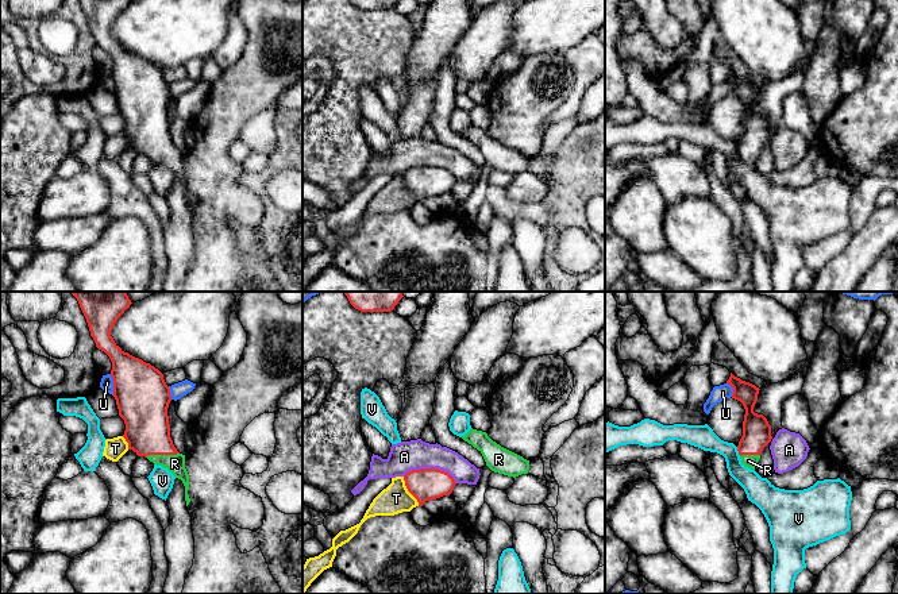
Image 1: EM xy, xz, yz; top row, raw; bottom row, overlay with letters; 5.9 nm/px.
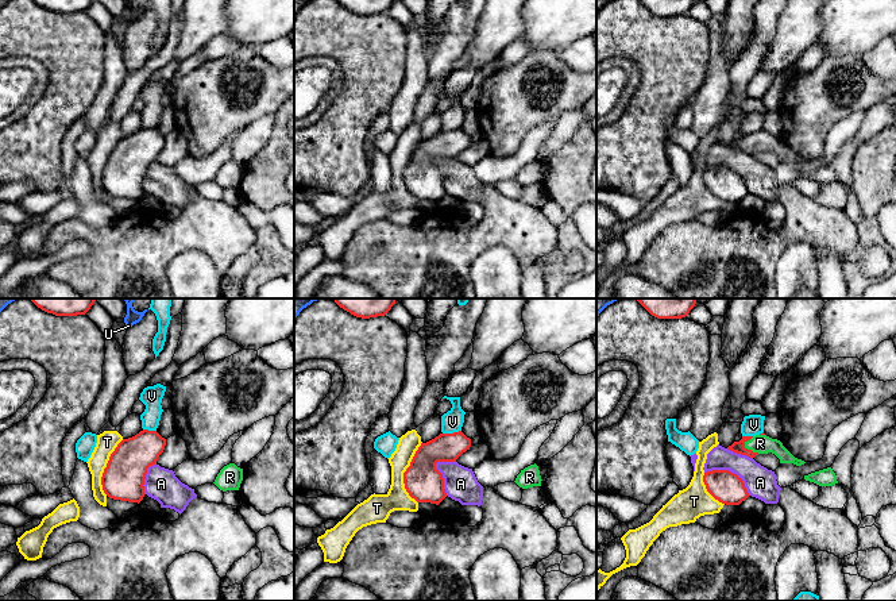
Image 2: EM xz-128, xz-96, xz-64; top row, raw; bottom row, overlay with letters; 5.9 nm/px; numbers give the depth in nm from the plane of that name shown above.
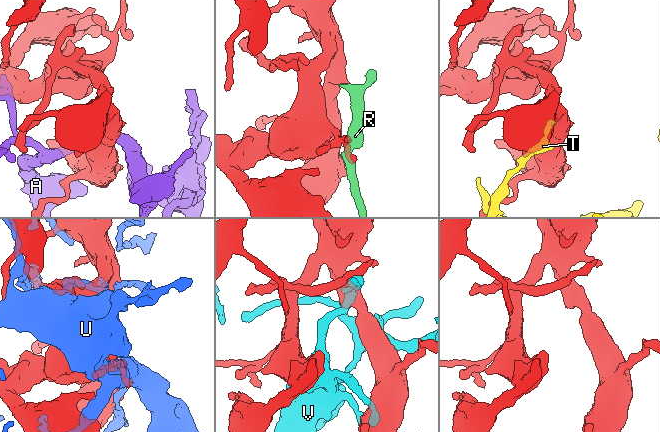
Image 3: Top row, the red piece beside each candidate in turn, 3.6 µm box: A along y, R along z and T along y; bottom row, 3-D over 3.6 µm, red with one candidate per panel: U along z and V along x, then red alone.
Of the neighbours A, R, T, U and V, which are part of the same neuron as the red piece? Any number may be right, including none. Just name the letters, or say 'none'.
R

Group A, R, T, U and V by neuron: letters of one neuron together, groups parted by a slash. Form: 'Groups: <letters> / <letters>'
Groups: A / R / T / U / V

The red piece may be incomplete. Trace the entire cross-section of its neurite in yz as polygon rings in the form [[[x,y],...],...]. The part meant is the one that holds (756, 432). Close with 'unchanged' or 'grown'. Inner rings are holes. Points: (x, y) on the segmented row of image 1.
[[[731,373],[728,385],[733,387],[732,398],[740,401],[745,409],[743,421],[743,436],[739,441],[737,451],[741,463],[755,470],[763,448],[771,441],[771,425],[763,414],[754,412],[758,401],[759,387],[741,381]]]; grown

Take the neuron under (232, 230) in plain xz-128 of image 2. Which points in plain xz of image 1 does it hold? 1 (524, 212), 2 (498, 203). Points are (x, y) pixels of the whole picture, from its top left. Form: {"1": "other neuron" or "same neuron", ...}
{"1": "same neuron", "2": "same neuron"}

